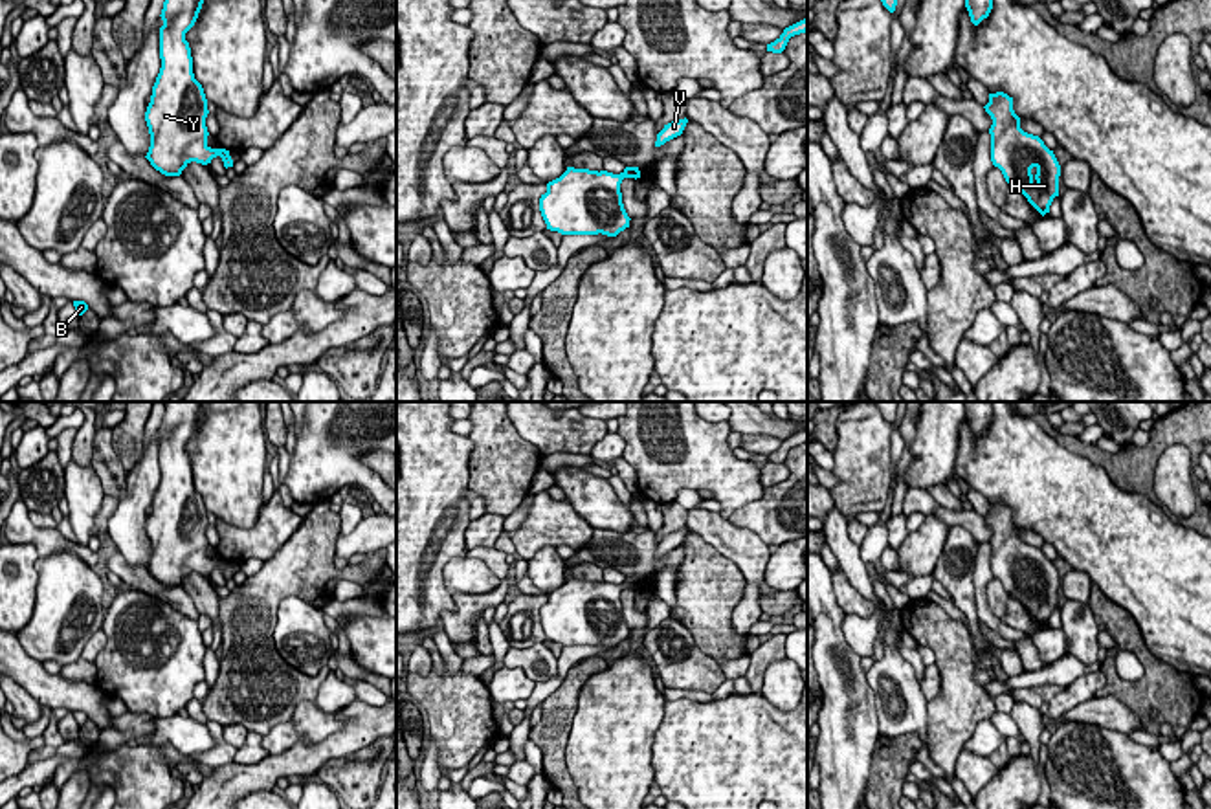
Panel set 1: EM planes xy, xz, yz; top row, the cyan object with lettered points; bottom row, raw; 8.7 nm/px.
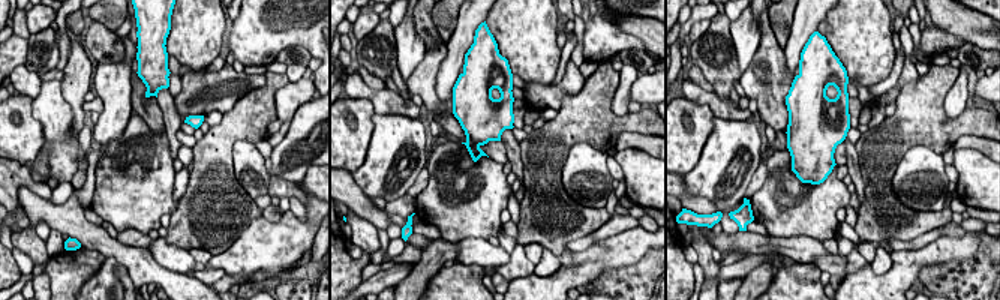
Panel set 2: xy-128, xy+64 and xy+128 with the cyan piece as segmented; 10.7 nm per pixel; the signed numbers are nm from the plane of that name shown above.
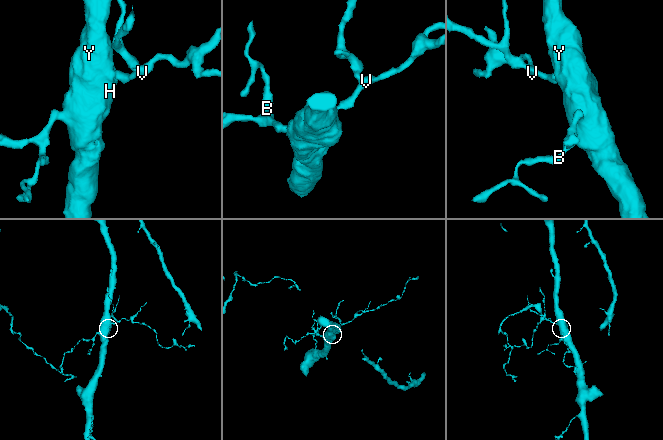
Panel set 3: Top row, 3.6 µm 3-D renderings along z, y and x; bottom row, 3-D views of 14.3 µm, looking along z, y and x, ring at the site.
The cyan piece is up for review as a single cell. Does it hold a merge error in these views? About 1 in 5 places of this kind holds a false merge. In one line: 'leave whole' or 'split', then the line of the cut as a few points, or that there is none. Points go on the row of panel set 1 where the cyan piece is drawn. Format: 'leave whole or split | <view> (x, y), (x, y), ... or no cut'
leave whole | no cut

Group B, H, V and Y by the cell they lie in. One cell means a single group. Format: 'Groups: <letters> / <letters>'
Groups: B H V Y

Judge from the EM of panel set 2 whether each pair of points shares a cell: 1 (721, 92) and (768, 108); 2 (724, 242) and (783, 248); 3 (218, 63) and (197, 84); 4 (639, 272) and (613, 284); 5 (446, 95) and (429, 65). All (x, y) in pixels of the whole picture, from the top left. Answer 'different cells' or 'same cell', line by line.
1: different cells
2: same cell
3: different cells
4: same cell
5: different cells

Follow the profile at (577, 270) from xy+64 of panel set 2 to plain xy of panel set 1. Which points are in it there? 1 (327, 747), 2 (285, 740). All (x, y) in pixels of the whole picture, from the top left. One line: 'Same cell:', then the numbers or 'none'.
Same cell: 1

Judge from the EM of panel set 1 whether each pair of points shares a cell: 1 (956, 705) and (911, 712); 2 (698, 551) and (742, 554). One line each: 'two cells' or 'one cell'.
1: two cells
2: two cells

